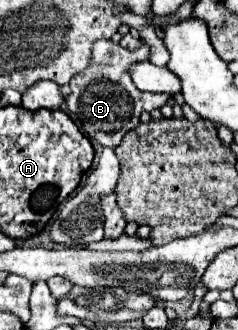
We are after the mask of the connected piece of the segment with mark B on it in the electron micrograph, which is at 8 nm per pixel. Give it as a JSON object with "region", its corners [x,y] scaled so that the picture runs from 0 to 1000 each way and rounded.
{"region":[[[403,121],[403,133],[387,139],[387,182],[370,206],[336,218],[336,230],[311,230],[294,242],[303,285],[277,297],[286,333],[328,352],[328,364],[345,370],[345,400],[378,424],[412,424],[429,442],[487,448],[521,412],[513,394],[538,400],[571,388],[597,339],[672,333],[697,315],[697,303],[718,294],[697,282],[588,279],[555,255],[555,242],[538,242],[546,194],[580,182],[613,182],[622,158],[630,152],[605,133],[597,145],[538,158],[529,145],[513,145],[504,133],[471,121]]]}

